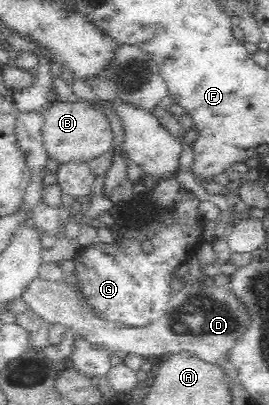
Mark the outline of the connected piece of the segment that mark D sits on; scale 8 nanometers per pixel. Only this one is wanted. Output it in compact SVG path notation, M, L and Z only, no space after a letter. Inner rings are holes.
M204 242L196 257L200 266L196 282L172 291L168 308L154 324L145 328L127 328L99 320L88 309L82 307L77 291L65 280L44 280L38 276L28 285L22 299L48 327L60 324L65 330L72 330L77 339L94 345L98 350L106 349L111 353L120 350L140 354L146 358L159 358L164 354L184 350L199 356L202 360L221 362L229 356L242 336L245 336L245 332L250 330L252 312L229 286L216 286L204 275L209 259L215 257L212 245ZM204 282L209 283L204 285Z

